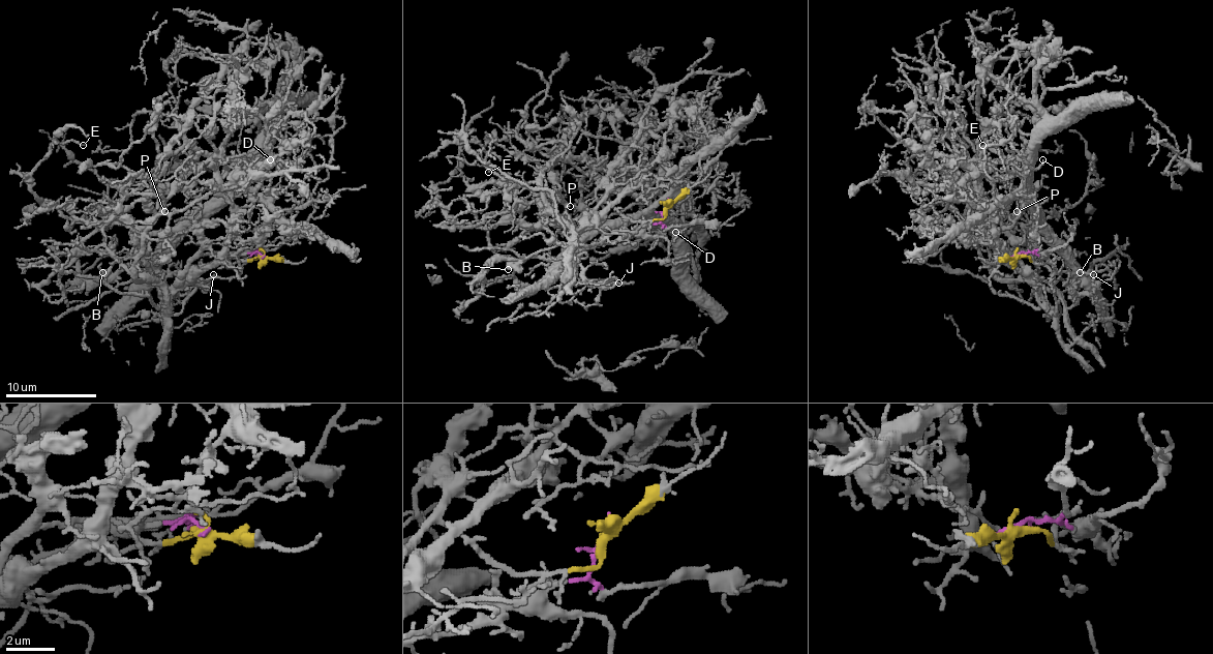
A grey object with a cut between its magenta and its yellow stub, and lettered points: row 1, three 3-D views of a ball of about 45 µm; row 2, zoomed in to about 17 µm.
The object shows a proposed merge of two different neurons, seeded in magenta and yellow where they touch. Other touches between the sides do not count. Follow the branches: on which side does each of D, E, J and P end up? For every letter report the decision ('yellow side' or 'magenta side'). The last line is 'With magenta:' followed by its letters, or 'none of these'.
D: magenta side
E: magenta side
J: magenta side
P: yellow side
With magenta: D, E, J

